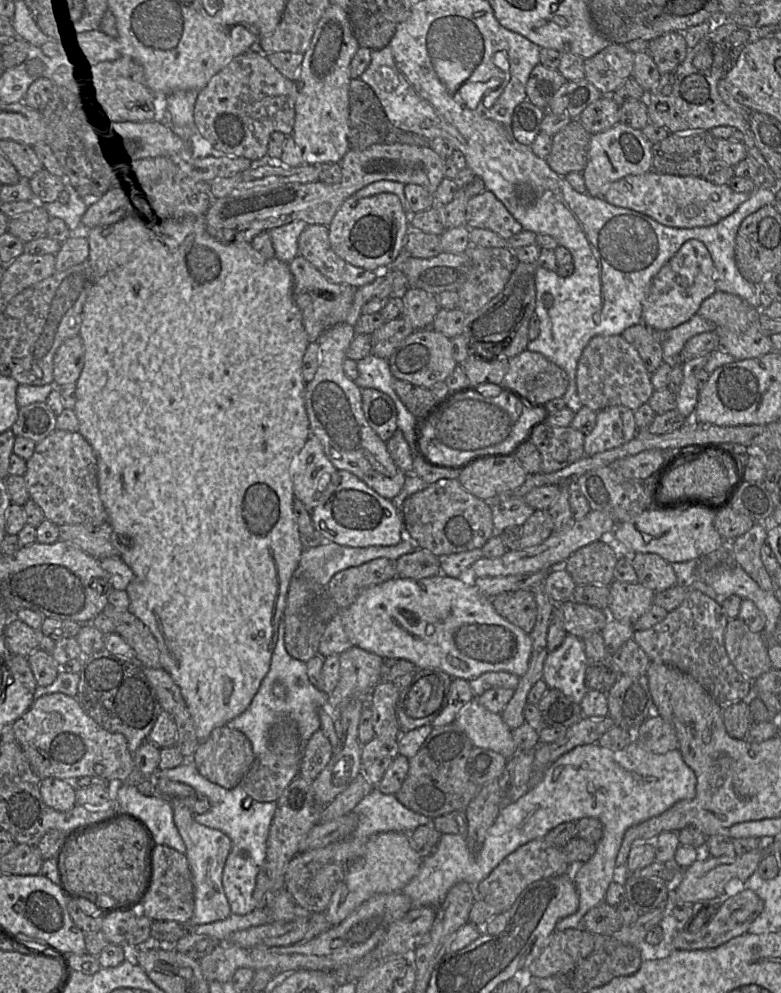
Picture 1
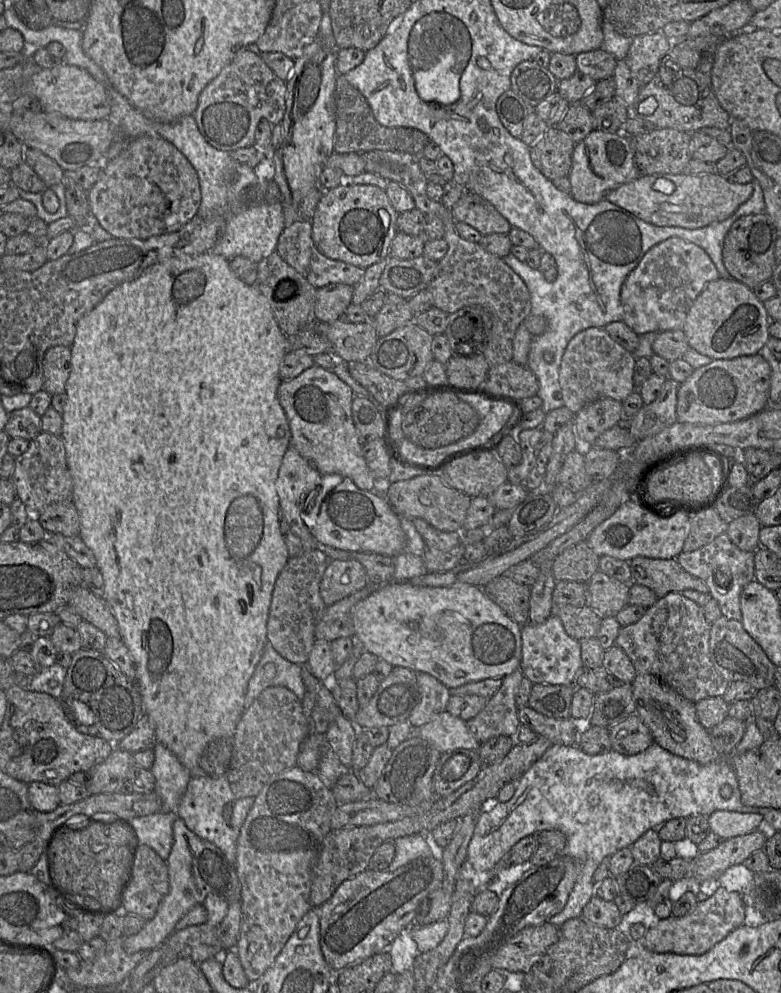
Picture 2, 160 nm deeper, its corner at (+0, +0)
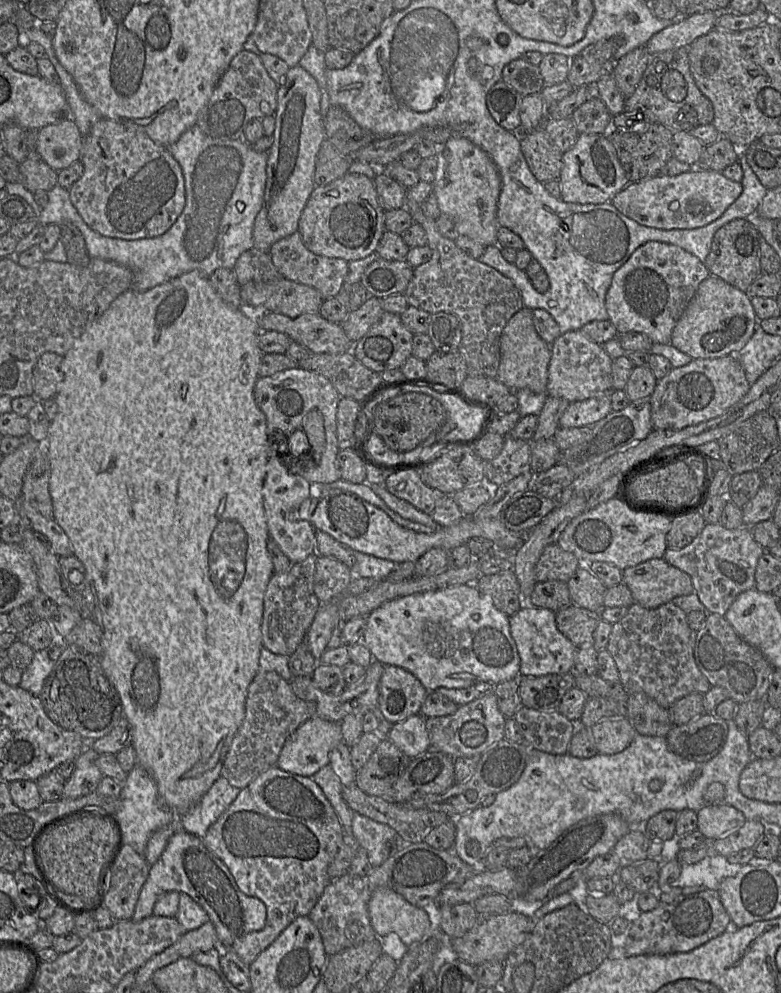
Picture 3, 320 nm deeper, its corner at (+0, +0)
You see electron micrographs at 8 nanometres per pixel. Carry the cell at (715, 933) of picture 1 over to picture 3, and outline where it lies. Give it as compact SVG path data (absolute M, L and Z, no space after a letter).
M704 889L691 895L681 895L672 903L660 903L655 909L642 912L637 920L630 922L627 930L625 952L627 956L643 954L674 954L689 952L721 935L731 927L731 918L724 908L716 890Z

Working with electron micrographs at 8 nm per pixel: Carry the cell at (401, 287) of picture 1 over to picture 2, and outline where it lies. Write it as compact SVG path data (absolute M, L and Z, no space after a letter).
M329 284L316 291L314 314L316 321L334 322L338 320L352 303L353 286Z

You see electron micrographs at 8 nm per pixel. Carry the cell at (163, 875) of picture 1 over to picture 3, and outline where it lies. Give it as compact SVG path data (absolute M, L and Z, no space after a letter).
M128 845L118 848L110 865L99 906L105 907L116 920L130 920L151 865Z

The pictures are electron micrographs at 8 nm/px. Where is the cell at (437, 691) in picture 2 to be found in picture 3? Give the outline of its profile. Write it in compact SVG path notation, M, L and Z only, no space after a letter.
M385 665L380 680L378 709L390 723L402 722L408 717L420 714L428 690L409 671L392 665Z

